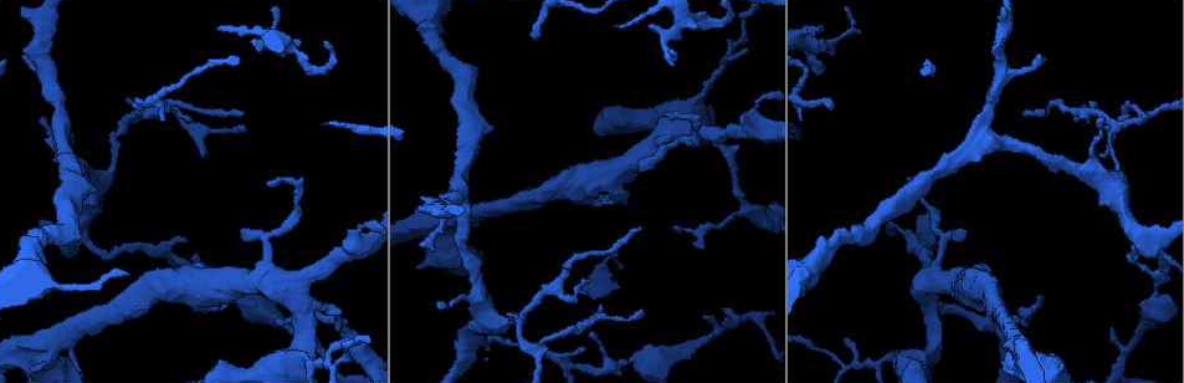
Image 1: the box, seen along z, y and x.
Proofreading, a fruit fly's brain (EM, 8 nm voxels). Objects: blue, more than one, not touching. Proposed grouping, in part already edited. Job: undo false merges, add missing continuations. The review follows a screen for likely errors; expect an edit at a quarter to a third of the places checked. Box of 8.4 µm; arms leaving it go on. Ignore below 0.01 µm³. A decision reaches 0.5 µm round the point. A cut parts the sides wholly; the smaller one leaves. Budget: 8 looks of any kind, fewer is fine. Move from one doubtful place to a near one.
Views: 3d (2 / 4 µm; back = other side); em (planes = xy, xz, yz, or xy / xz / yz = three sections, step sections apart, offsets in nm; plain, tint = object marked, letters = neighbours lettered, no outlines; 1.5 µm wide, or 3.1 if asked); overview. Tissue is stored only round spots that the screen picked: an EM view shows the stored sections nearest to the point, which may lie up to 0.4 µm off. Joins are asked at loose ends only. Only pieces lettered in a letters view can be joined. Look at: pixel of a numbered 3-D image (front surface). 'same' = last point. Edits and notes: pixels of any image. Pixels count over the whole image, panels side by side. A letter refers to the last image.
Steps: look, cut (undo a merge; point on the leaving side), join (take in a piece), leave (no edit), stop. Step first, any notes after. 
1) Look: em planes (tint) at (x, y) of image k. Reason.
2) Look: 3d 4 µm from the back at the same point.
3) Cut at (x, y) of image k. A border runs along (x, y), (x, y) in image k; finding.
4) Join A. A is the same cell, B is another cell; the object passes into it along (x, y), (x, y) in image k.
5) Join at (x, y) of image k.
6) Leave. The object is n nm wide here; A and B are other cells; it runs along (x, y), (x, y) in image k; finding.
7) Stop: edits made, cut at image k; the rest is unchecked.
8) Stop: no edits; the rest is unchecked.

Look: 3d 4 µm at (600, 305) of image 1. Free end.

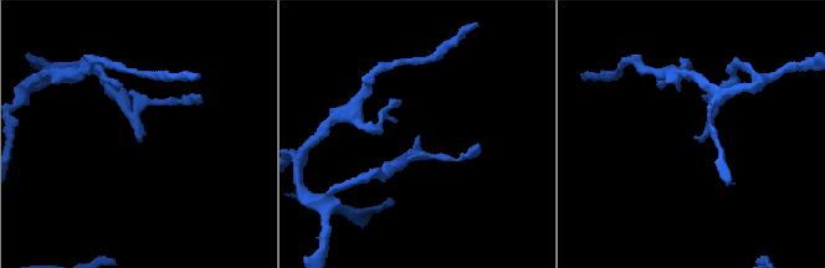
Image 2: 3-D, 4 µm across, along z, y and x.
Look: em planes (tint) at (139, 140) of image 2. Now the EM.

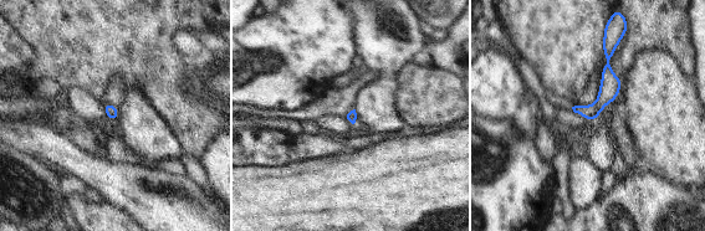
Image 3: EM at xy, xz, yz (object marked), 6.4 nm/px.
Look: em planes (letters) at the same point. What lies round it.

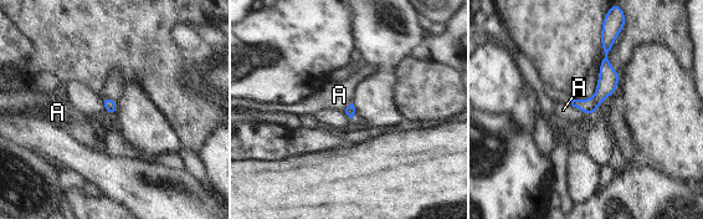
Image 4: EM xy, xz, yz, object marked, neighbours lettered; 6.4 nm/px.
Leave. A is another cell; a border runs along (569, 101), (588, 115) in image 4; none of them fits.

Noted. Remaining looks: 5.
Look: 3d 4 µm at (585, 347) of image 1. An open end.

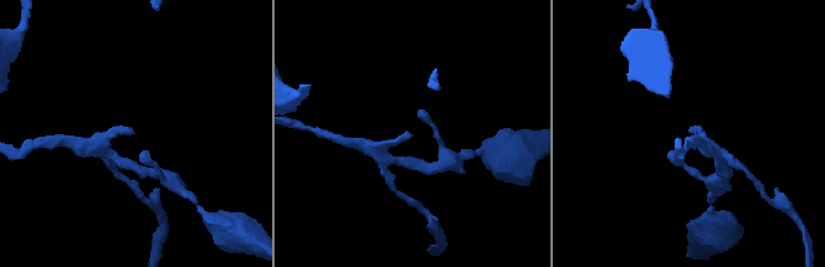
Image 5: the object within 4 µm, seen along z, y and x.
Look: em yz step 8 (letters) at (130, 132) of image 5.

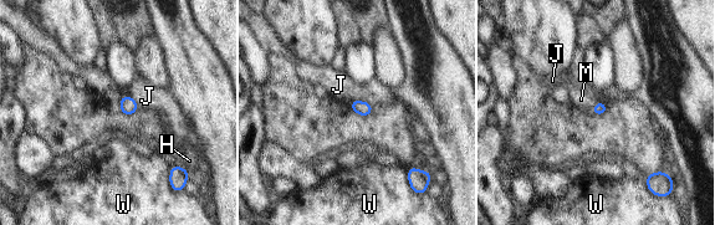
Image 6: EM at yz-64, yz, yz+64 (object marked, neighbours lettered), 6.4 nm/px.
Look: em planes (letters) at the same point. Another direction.

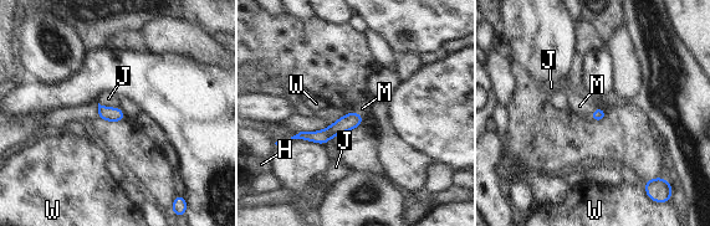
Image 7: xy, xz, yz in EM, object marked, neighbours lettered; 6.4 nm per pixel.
Join M. The longest contact is with J, 140 nm; M is the same cell, H, J and W are other cells; it goes on there.

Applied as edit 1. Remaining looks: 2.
Stop: edits made, join at image 7; the rest is unchecked.

